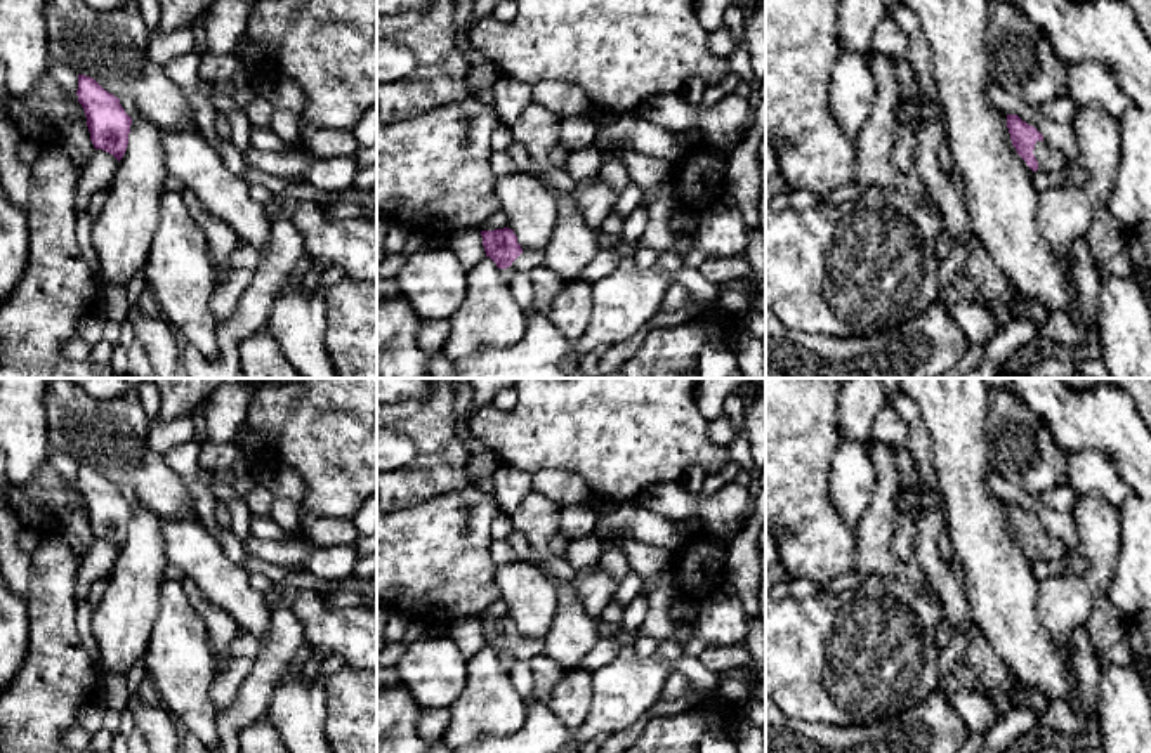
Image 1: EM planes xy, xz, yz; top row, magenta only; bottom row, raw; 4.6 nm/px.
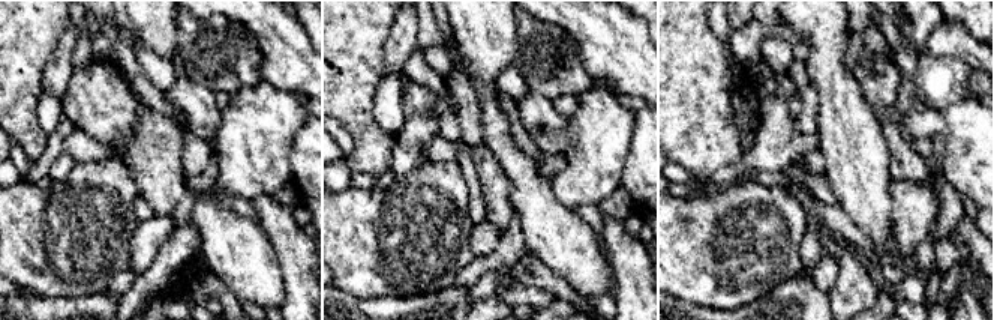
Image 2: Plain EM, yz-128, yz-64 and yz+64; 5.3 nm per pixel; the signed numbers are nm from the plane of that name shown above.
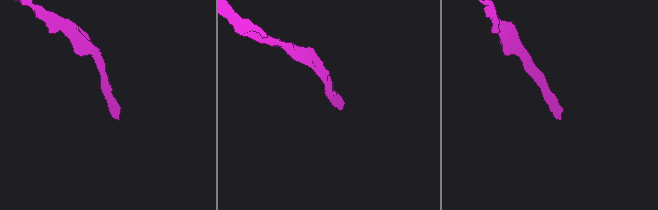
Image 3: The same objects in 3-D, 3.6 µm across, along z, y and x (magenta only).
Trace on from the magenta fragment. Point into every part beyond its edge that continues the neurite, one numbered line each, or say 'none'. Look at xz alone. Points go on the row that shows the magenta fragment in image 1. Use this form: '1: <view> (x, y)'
1: xz (530, 259)

